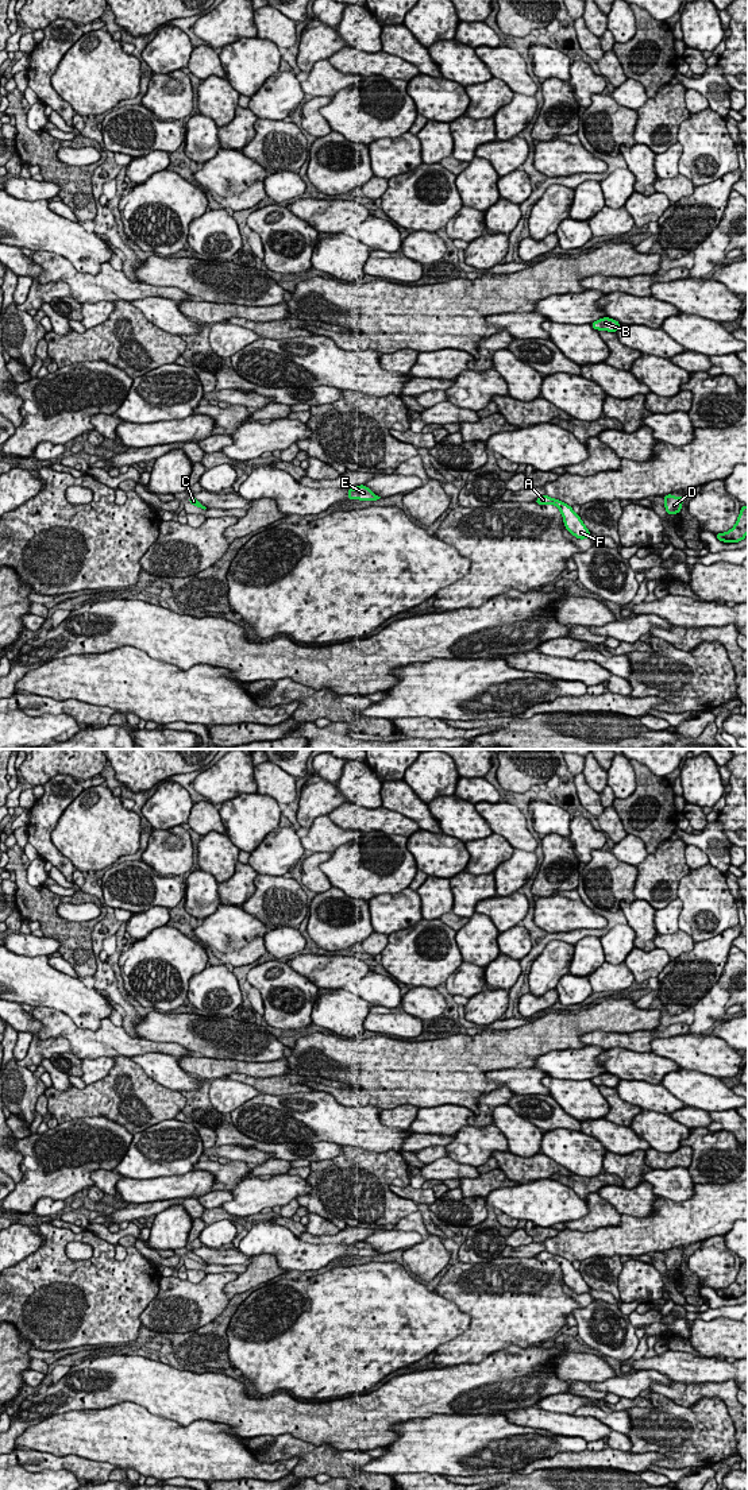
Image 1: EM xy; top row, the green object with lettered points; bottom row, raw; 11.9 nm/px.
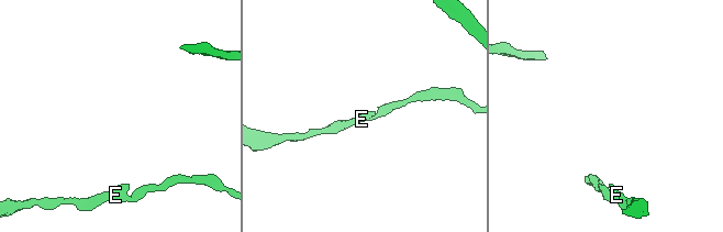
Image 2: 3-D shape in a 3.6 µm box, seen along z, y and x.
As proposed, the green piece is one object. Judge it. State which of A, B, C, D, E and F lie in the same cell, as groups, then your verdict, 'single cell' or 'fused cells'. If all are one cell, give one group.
A B C D E F | single cell

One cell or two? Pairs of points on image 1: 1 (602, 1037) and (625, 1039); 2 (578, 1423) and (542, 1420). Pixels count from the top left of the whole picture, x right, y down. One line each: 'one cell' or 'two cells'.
1: one cell
2: one cell

